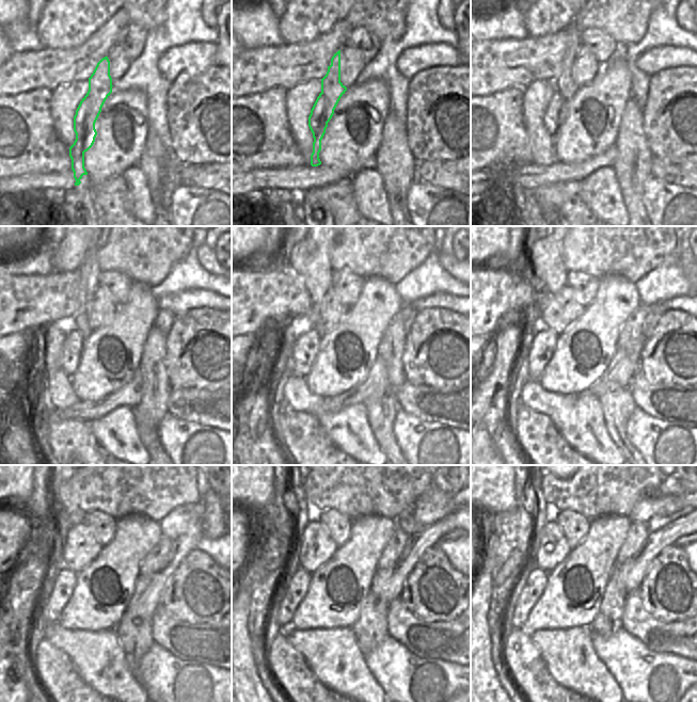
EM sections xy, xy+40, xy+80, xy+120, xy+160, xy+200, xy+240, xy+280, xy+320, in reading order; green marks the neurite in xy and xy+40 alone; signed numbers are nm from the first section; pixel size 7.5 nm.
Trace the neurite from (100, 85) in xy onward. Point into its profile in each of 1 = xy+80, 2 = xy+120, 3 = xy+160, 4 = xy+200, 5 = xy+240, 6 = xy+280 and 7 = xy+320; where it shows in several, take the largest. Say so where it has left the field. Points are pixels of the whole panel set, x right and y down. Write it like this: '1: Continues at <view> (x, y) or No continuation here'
1: Continues at xy+80 (566, 88)
2: Continues at xy+120 (73, 344)
3: Continues at xy+160 (304, 350)
4: Continues at xy+200 (543, 344)
5: Continues at xy+240 (50, 604)
6: Continues at xy+280 (286, 597)
7: Continues at xy+320 (528, 587)

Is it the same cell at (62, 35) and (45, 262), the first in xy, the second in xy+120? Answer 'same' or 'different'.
different

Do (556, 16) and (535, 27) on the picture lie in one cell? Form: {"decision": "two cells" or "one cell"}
{"decision": "one cell"}

